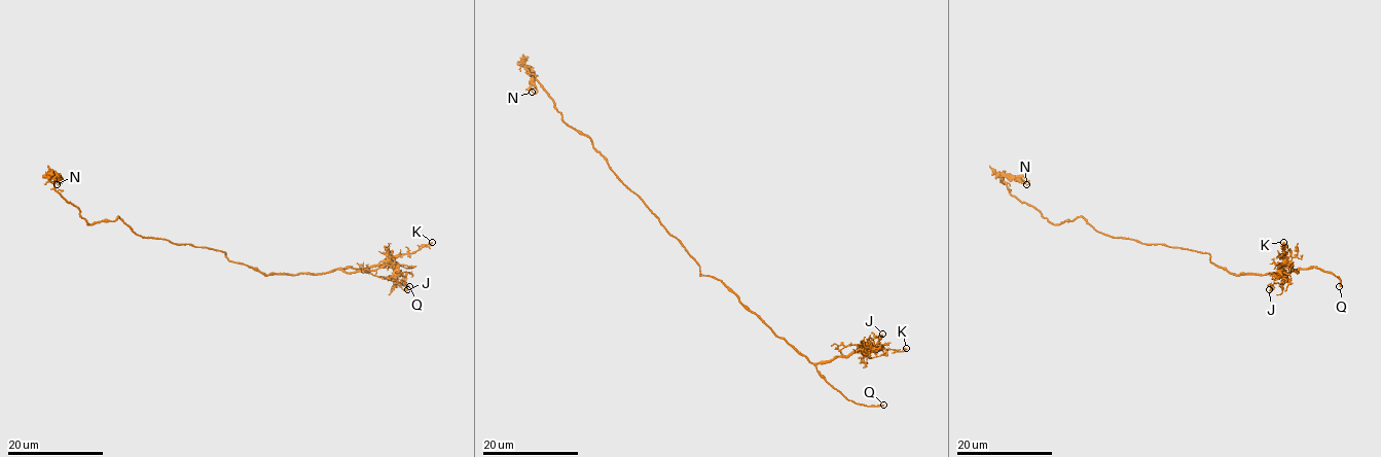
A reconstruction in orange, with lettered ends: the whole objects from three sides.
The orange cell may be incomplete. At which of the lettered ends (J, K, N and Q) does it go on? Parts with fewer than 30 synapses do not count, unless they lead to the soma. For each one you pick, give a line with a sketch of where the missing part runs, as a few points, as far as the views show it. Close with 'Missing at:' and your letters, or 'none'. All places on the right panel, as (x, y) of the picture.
Q: Course of what is missing: (1339, 286), (1329, 287), (1321, 296), (1329, 303), (1329, 311)
Missing at: Q

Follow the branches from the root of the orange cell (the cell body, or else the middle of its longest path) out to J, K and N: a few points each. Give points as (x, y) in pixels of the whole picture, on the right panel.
J: (1177, 247), (1205, 252), (1212, 264), (1233, 274), (1286, 274), (1298, 269), (1297, 273), (1286, 265), (1269, 289)
K: (1177, 247), (1205, 252), (1212, 264), (1233, 274), (1286, 274), (1298, 269), (1297, 273), (1283, 257), (1283, 242)
N: (1177, 247), (1113, 238), (1082, 216), (1051, 223), (1013, 195), (1004, 177), (1022, 176), (1026, 184)

